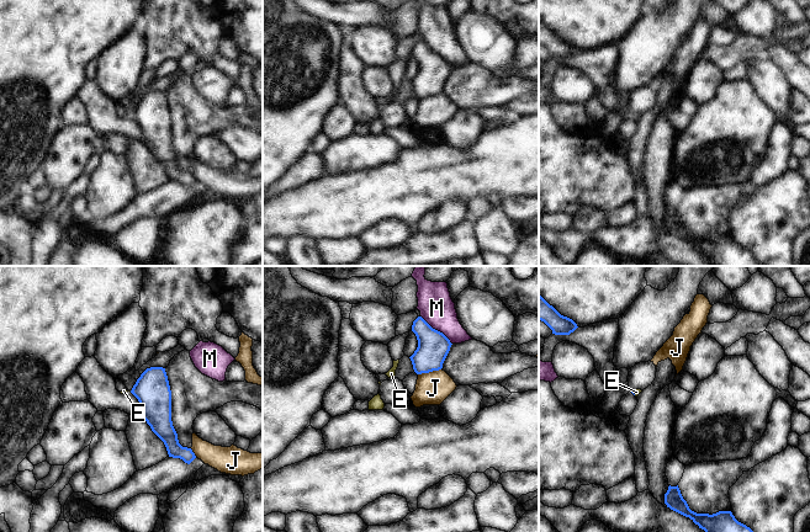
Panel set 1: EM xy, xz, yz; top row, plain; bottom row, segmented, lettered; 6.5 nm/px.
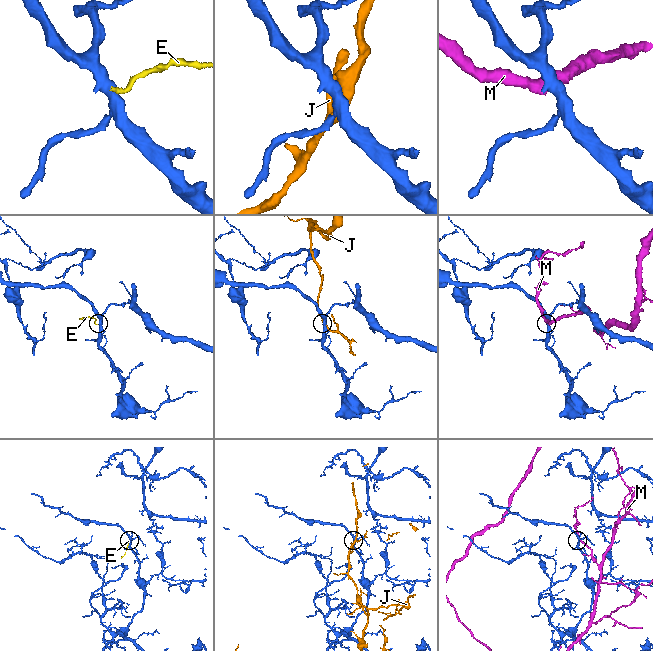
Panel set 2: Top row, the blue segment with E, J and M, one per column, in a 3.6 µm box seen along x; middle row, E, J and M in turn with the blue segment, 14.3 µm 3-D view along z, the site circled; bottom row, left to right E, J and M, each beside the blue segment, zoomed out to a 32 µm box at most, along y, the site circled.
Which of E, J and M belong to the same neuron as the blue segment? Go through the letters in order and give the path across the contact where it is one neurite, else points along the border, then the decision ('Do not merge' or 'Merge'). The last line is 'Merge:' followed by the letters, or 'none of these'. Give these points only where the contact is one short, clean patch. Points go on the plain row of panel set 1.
E: Boundary: yz (633, 116), (635, 118). Do not merge
J: Do not merge
M: Boundary: xz (421, 40), (451, 68). Do not merge
Merge: none of these.

